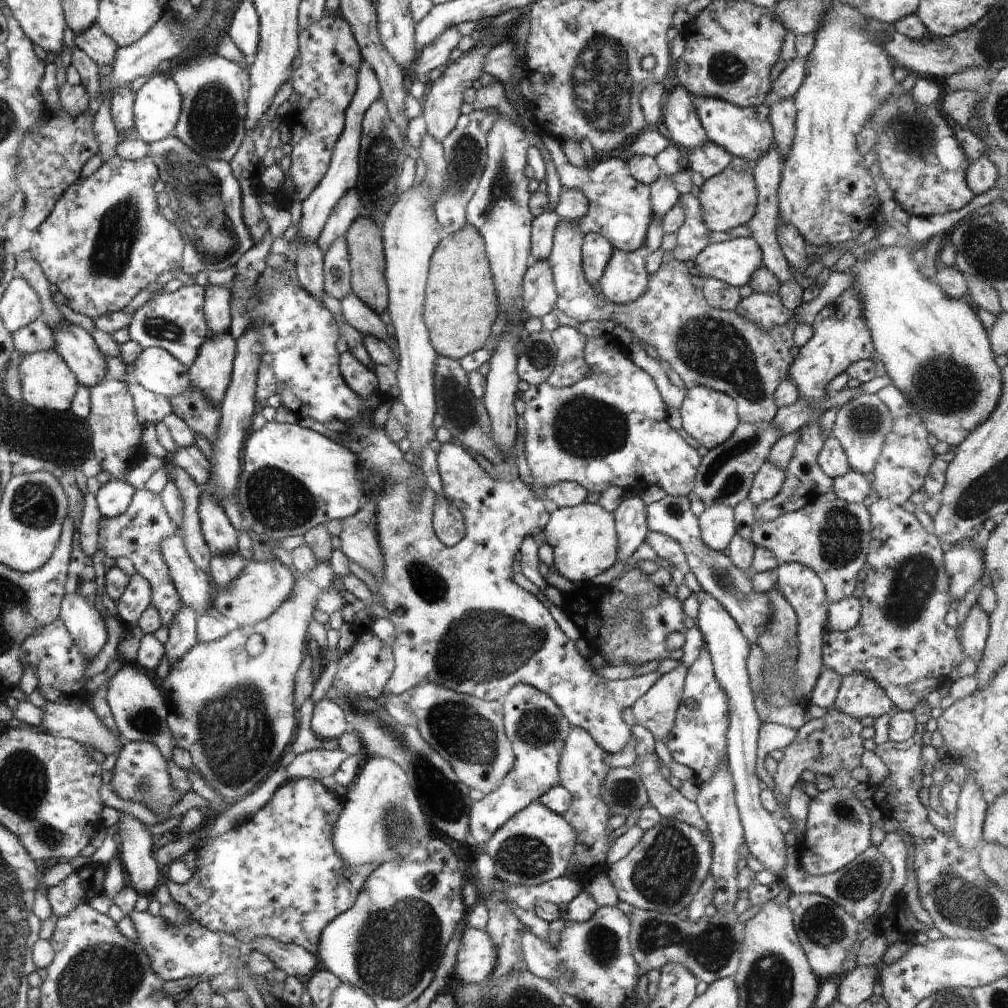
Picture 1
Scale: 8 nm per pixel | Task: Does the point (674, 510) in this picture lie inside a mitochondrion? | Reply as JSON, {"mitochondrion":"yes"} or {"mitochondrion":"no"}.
{"mitochondrion":"no"}

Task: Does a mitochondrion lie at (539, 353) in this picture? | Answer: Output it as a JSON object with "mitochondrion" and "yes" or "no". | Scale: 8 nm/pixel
{"mitochondrion":"yes"}

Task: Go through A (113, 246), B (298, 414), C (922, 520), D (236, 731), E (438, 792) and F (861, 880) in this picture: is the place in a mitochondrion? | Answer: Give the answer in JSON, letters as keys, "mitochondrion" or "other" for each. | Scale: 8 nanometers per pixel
{"A":"mitochondrion","B":"other","C":"other","D":"mitochondrion","E":"mitochondrion","F":"mitochondrion"}

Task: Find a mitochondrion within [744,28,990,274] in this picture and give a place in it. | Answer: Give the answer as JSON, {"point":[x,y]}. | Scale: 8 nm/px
{"point":[913,136]}

